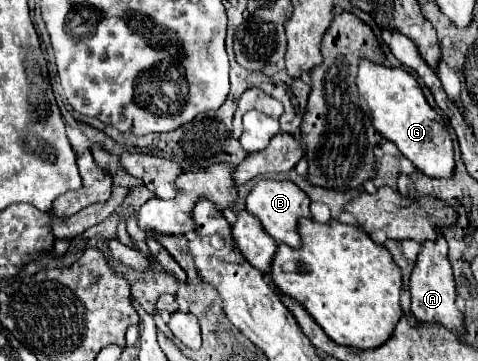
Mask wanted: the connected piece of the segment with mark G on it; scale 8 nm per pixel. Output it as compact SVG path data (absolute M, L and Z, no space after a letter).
M360 59L356 87L360 93L360 107L372 119L376 131L392 141L398 151L410 159L416 169L428 177L450 177L454 171L454 149L450 127L426 101L416 77L404 69L384 67L370 59Z

